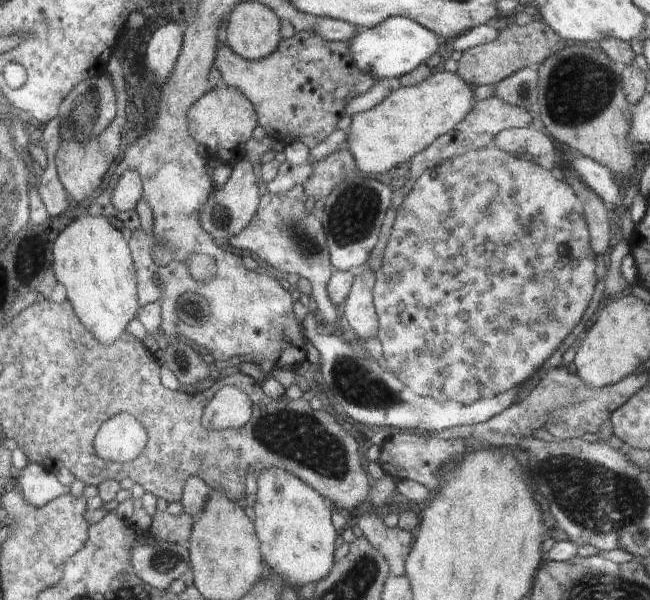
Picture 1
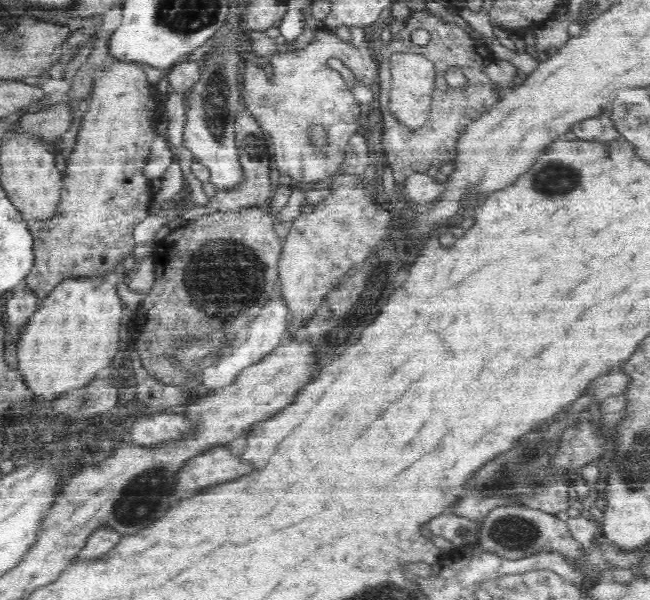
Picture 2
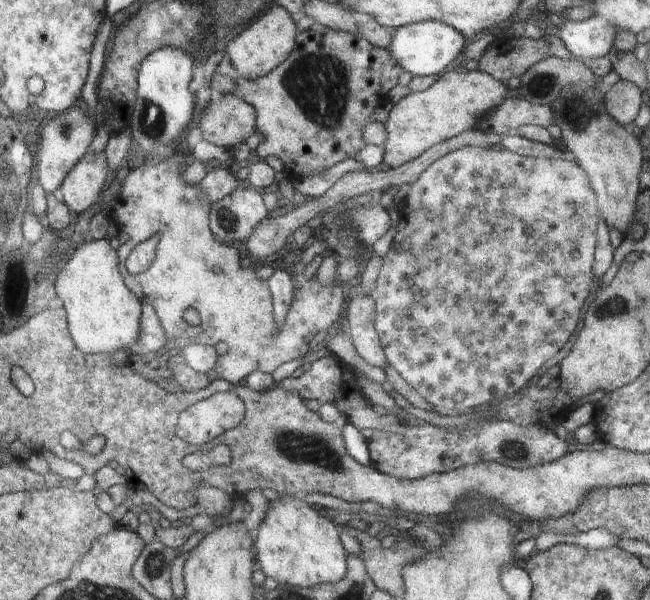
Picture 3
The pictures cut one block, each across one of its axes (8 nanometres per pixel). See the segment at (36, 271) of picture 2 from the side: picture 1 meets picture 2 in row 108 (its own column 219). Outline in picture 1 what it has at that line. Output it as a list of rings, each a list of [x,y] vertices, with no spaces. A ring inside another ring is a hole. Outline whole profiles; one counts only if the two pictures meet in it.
[[[228,85],[212,88],[195,100],[194,106],[187,112],[190,133],[200,144],[204,144],[206,154],[218,162],[233,166],[234,162],[244,158],[244,150],[238,148],[244,148],[256,128],[254,109],[251,100],[240,89]]]

